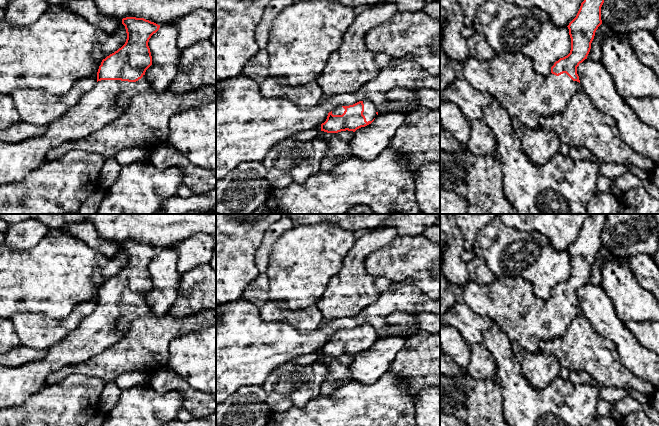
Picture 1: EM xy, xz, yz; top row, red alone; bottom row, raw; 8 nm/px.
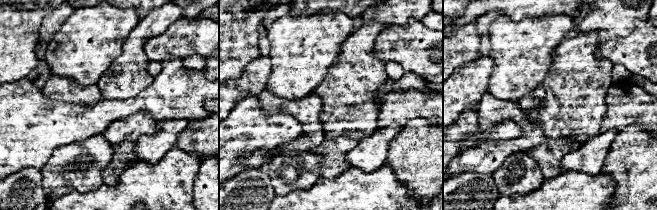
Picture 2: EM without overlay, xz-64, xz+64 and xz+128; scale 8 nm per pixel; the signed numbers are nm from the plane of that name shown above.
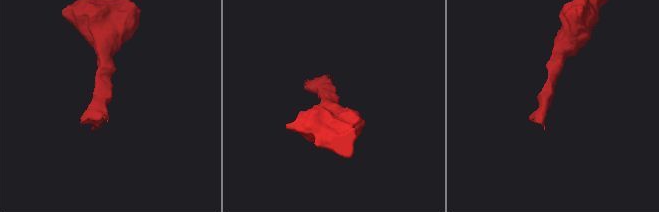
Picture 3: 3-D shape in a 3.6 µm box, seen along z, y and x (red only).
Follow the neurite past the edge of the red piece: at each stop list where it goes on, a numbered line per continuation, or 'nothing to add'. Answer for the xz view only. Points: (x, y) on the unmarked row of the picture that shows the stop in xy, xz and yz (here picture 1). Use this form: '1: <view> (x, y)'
1: xz (370, 334)

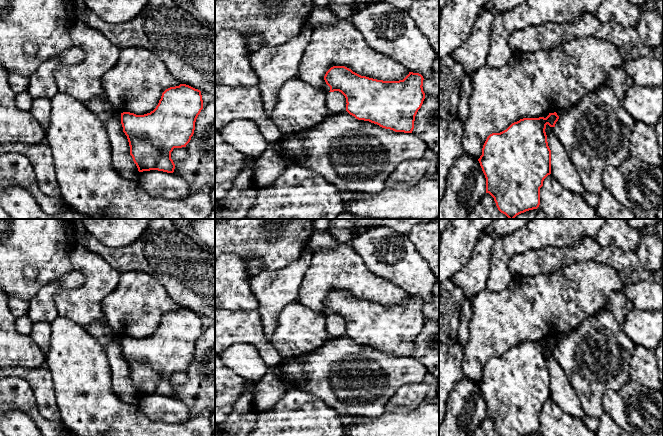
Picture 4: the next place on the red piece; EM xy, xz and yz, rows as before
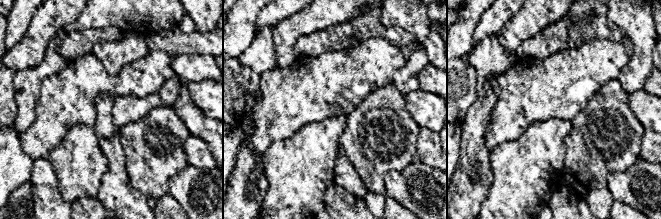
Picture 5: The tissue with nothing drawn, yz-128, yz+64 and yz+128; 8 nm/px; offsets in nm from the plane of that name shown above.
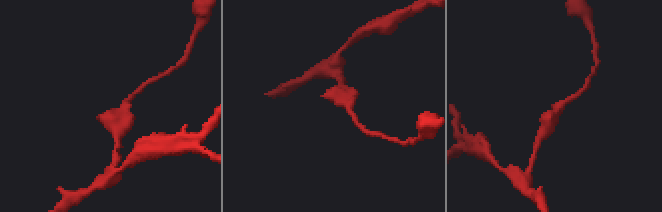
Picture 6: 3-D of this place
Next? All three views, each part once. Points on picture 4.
nothing to add

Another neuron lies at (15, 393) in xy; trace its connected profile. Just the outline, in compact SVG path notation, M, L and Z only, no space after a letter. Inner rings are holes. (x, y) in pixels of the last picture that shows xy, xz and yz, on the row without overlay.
M18 377L0 379L0 415L11 410L26 412L44 436L61 436L71 433L62 421L50 421L39 413L33 390Z

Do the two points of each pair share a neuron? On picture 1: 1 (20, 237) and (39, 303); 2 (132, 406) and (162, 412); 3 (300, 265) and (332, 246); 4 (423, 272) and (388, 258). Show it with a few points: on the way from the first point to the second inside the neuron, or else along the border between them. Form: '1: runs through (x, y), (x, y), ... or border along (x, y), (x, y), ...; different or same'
1: border along (43, 236), (34, 246), (27, 249), (10, 249); different
2: runs through (139, 408), (141, 410), (155, 410); same
3: runs through (308, 257), (324, 253); same
4: runs through (414, 263), (410, 259), (397, 259); same

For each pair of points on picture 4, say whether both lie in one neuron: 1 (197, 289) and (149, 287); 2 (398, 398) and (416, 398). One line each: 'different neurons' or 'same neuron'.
1: different neurons
2: same neuron

